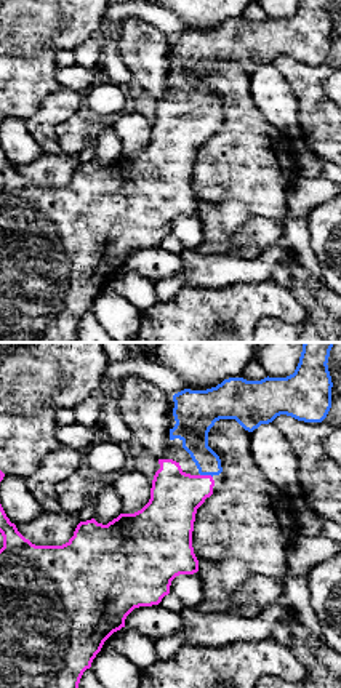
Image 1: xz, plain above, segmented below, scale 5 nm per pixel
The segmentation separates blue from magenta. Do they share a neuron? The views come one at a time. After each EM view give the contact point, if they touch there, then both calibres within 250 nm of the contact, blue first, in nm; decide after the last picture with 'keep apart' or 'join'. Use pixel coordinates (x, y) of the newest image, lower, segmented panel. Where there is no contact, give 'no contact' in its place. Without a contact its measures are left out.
contact (207, 474); calibres 170 and 260 nm

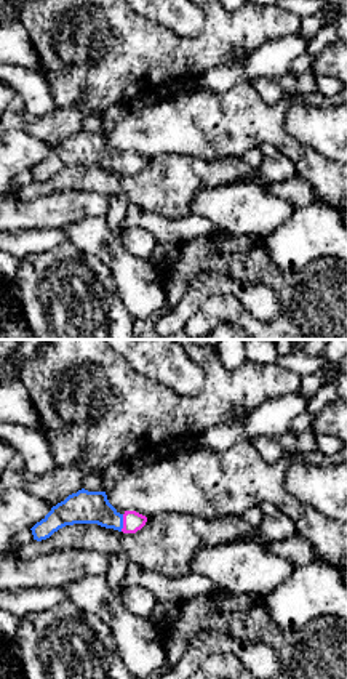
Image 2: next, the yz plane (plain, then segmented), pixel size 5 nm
contact (122, 522); calibres 160 and 100 nm

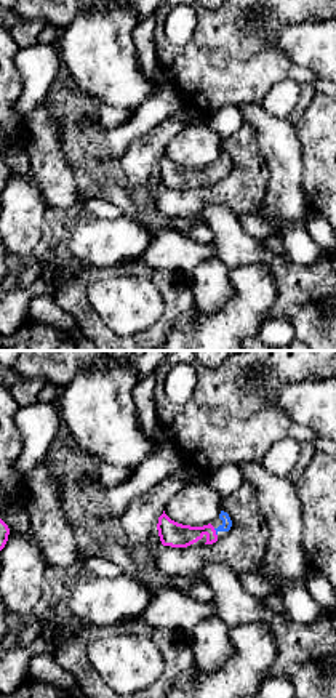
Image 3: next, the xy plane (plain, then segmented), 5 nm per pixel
contact (216, 532); calibres 50 and 130 nm

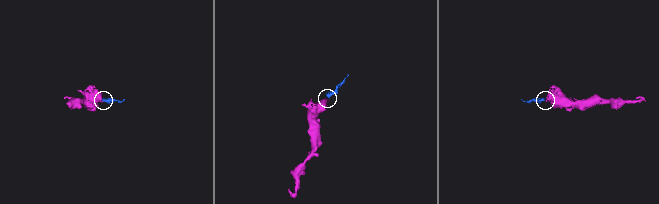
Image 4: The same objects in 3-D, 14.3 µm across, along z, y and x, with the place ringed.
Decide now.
join

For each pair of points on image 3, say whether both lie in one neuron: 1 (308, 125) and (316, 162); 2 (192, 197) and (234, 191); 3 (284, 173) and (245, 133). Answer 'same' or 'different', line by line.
1: same
2: same
3: different

